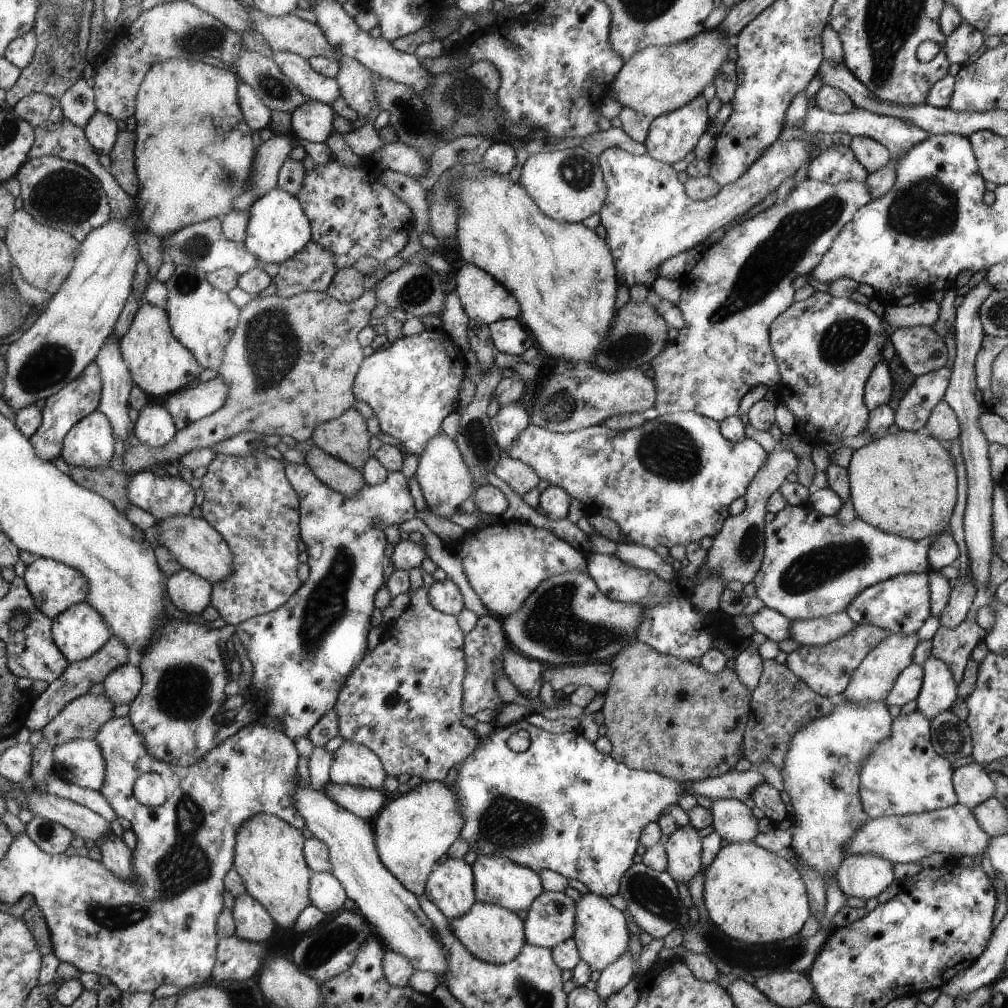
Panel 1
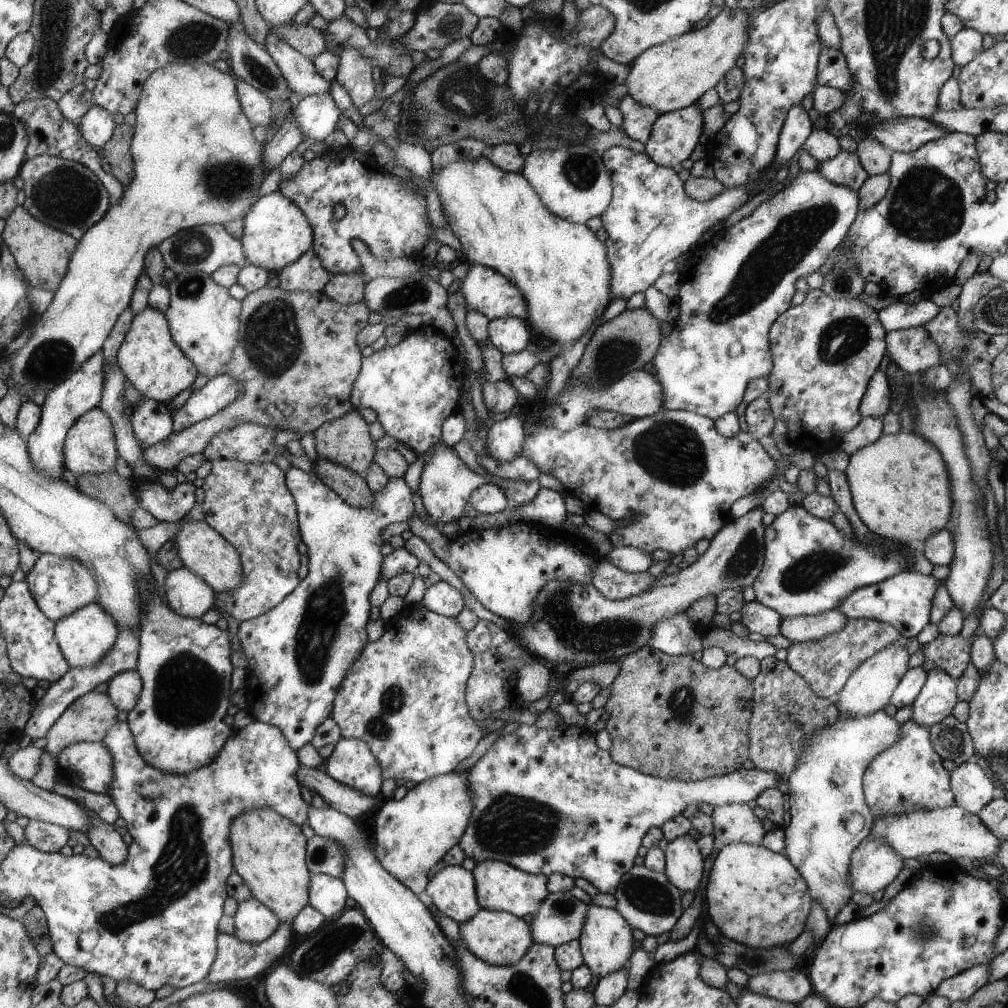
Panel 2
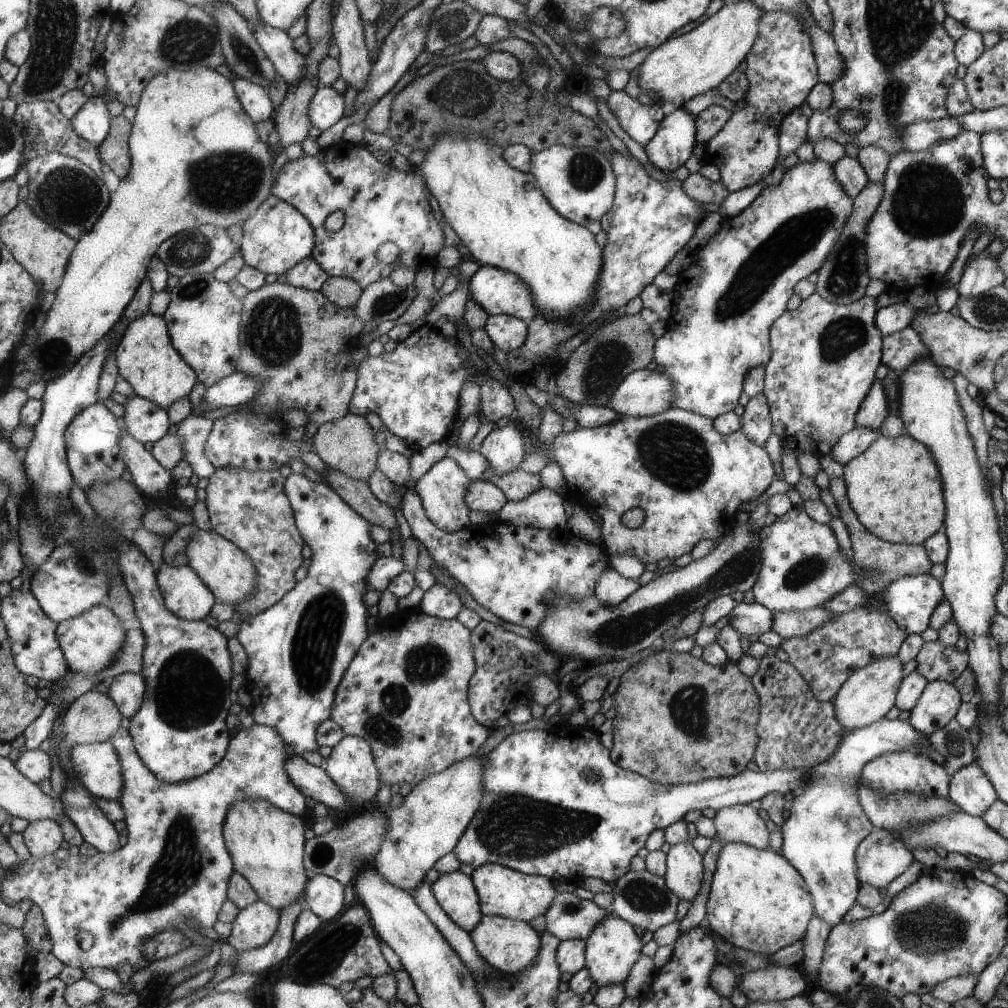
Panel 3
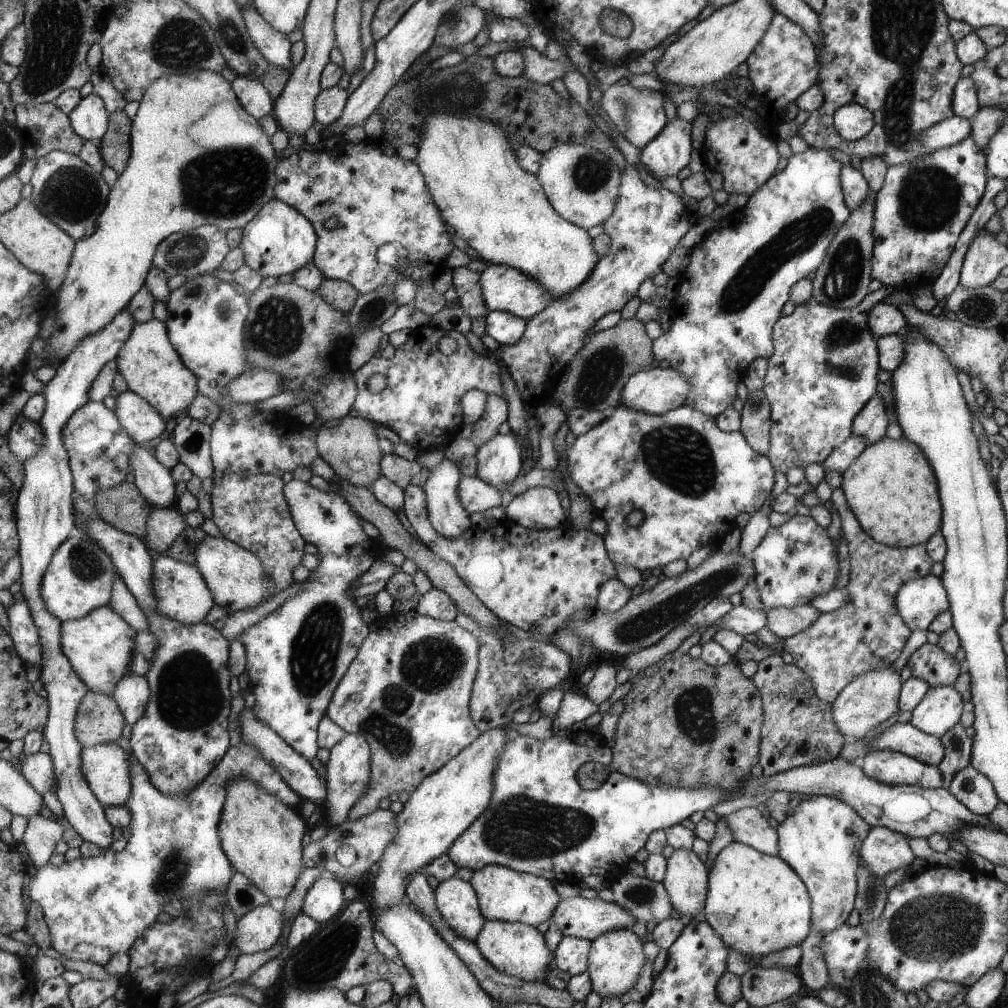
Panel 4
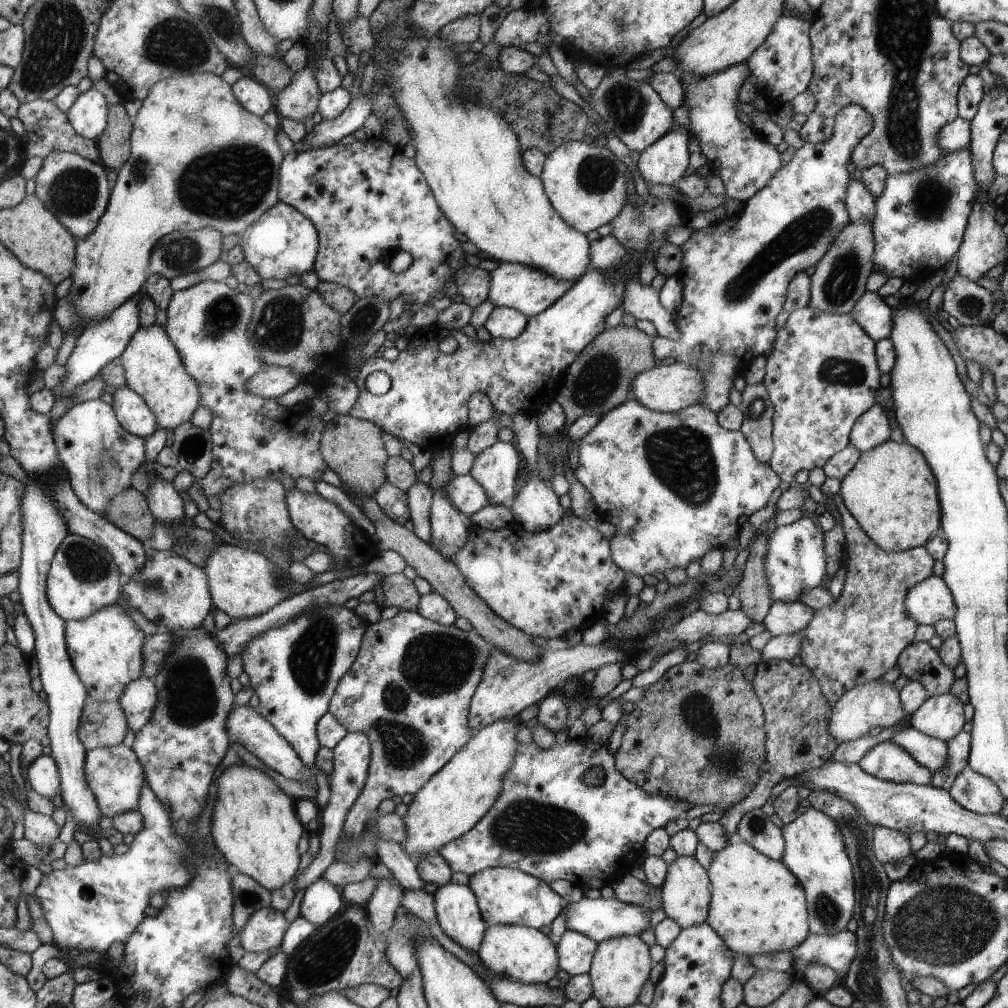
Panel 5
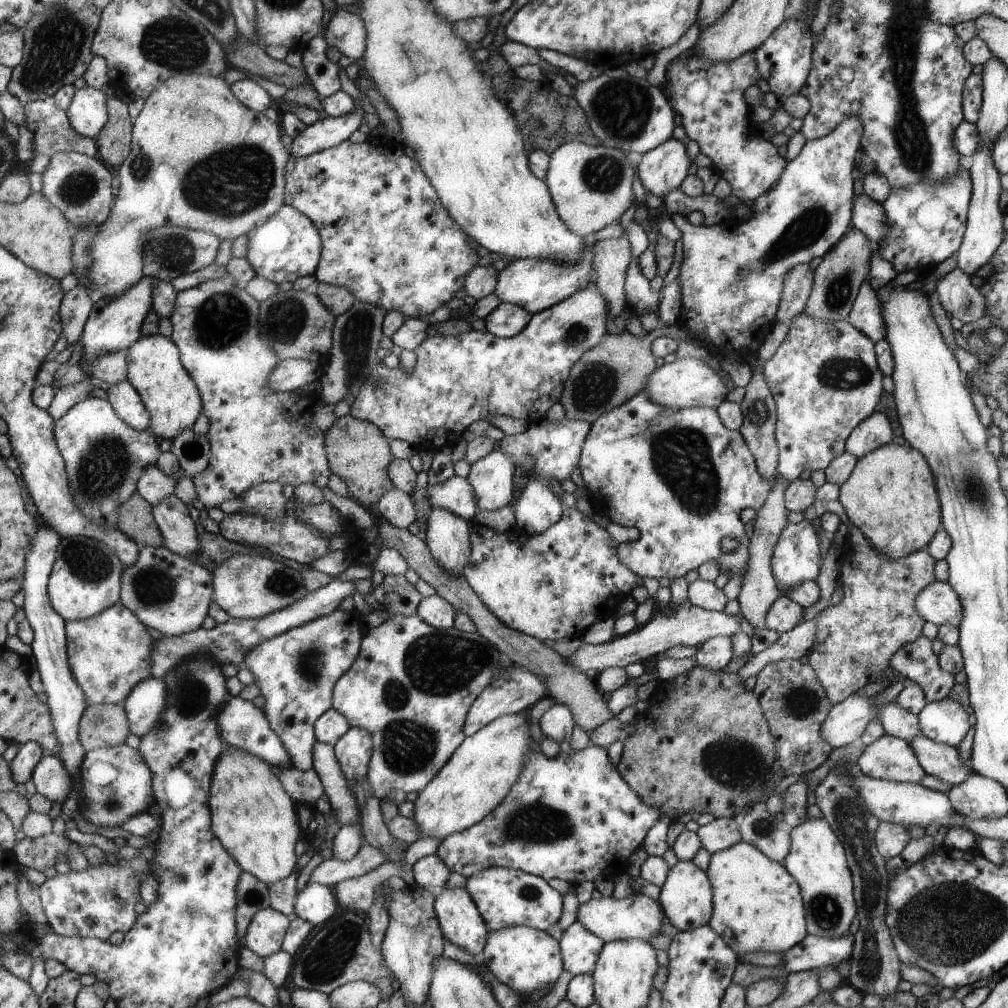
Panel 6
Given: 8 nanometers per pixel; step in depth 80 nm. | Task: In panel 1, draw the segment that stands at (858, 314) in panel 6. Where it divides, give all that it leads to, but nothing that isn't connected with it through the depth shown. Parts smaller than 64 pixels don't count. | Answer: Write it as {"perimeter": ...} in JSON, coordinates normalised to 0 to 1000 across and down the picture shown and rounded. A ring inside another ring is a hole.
{"perimeter":[[[921,294],[914,295],[904,303],[877,303],[875,317],[881,321],[883,329],[891,325],[907,323],[923,324],[930,317],[933,303]]]}

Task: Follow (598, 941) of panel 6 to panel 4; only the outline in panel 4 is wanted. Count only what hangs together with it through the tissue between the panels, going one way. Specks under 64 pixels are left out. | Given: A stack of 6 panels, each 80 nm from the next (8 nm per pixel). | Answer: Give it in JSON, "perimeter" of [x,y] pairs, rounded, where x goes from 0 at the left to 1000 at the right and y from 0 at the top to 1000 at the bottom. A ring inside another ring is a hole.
{"perimeter":[[[561,929],[554,936],[553,941],[549,944],[551,961],[555,964],[562,964],[566,969],[582,963],[582,948],[585,943],[585,935],[576,931]]]}

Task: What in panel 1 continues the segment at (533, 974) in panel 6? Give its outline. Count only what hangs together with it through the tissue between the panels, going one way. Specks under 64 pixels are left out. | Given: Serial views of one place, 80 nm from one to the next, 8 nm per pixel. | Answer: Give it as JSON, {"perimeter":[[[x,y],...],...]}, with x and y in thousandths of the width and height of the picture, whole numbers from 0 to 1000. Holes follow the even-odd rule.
{"perimeter":[[[473,894],[458,910],[447,912],[447,921],[455,933],[477,952],[501,956],[511,952],[519,938],[519,915],[512,905],[487,896]]]}

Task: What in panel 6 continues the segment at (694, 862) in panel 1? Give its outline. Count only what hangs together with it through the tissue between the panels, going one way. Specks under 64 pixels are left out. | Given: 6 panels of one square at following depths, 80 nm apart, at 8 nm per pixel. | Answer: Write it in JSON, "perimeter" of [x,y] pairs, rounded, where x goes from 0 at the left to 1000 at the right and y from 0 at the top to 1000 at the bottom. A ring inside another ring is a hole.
{"perimeter":[[[672,853],[663,863],[660,876],[652,888],[654,899],[658,899],[658,909],[670,919],[672,924],[682,924],[701,918],[707,903],[707,881],[699,864],[689,859],[686,853]]]}

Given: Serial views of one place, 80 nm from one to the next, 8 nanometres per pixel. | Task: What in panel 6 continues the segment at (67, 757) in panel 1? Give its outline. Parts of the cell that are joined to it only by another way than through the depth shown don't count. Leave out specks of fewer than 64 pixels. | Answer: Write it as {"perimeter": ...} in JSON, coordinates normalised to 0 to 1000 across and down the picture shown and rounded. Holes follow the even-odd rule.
{"perimeter":[[[124,738],[96,742],[87,746],[80,762],[82,794],[78,795],[77,805],[96,821],[122,819],[132,810],[147,807],[150,798],[156,796],[152,768],[138,743]]]}

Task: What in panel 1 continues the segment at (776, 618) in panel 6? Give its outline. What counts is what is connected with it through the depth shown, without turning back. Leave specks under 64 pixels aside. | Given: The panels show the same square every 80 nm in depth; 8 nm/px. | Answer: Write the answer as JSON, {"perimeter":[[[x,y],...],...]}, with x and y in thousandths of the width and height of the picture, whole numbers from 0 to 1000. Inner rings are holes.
{"perimeter":[[[834,606],[820,612],[785,616],[783,632],[793,640],[818,640],[842,628],[847,623],[843,611]]]}

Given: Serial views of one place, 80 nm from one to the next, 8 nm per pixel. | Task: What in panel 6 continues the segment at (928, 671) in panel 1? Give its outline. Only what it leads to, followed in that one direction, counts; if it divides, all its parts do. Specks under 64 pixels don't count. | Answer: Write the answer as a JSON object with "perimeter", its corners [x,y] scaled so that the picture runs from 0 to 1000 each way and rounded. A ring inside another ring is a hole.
{"perimeter":[[[941,690],[934,695],[920,697],[916,704],[910,708],[910,713],[911,722],[917,732],[923,733],[928,737],[940,739],[941,741],[949,741],[951,739],[951,736],[953,736],[957,728],[959,728],[964,714],[964,712],[959,709],[959,706],[957,706],[957,703]]]}

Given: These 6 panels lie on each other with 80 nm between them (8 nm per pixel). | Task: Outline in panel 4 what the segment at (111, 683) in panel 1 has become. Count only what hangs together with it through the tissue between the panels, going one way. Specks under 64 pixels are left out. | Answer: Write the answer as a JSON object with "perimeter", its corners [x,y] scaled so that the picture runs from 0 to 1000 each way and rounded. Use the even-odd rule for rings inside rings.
{"perimeter":[[[126,670],[118,675],[111,691],[120,702],[125,716],[131,720],[144,708],[150,692],[150,683],[145,671]]]}

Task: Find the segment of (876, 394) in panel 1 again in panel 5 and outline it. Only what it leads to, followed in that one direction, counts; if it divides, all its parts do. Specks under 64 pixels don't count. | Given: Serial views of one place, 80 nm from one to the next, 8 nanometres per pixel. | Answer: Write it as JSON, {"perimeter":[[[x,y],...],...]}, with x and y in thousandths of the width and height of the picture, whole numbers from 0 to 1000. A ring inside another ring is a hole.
{"perimeter":[[[869,398],[867,403],[864,403],[864,406],[847,420],[843,428],[842,440],[856,449],[871,442],[874,438],[879,438],[882,436],[882,429],[882,419],[880,419],[878,409]]]}

